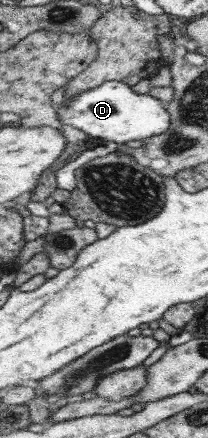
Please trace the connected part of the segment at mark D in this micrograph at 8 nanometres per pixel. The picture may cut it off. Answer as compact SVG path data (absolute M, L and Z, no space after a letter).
M107 81L97 88L79 93L71 100L60 104L58 113L62 123L84 130L91 137L103 141L112 141L120 146L134 140L144 141L153 135L170 130L171 115L161 106L161 100L149 93L136 94L131 85L119 81Z

